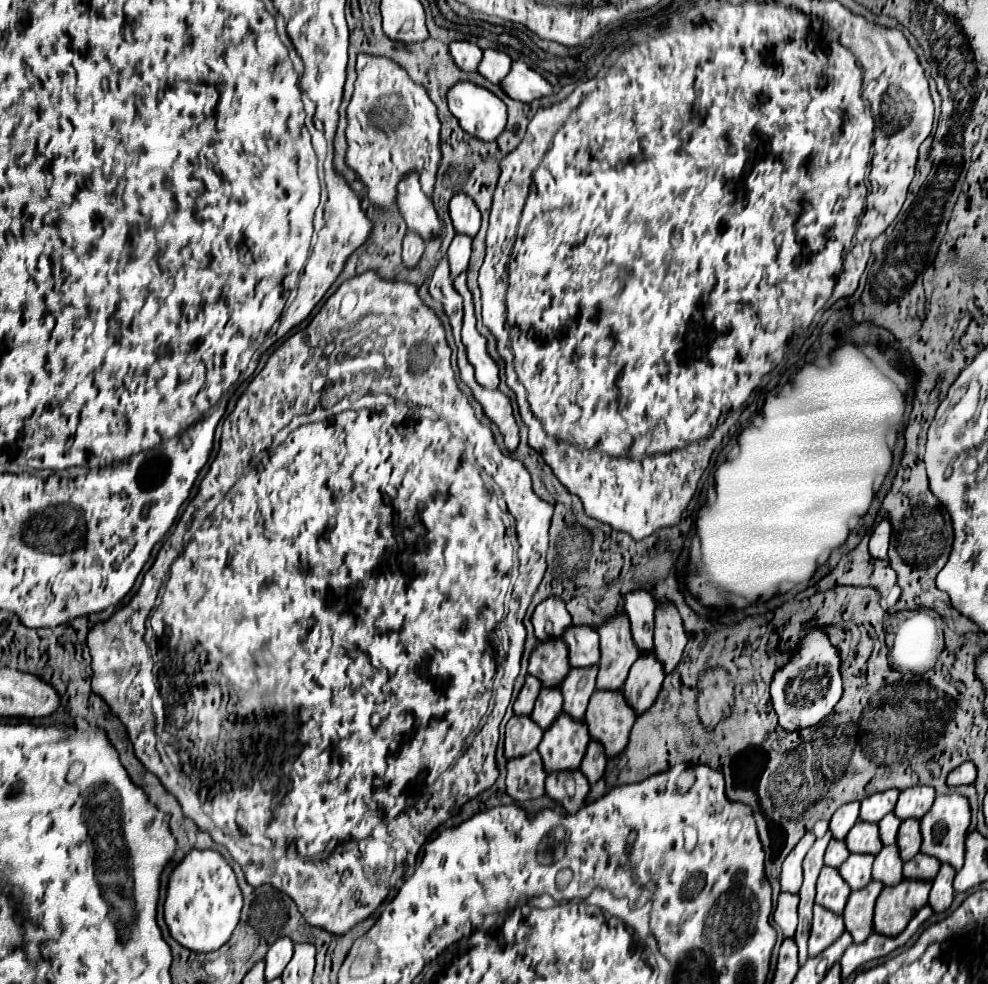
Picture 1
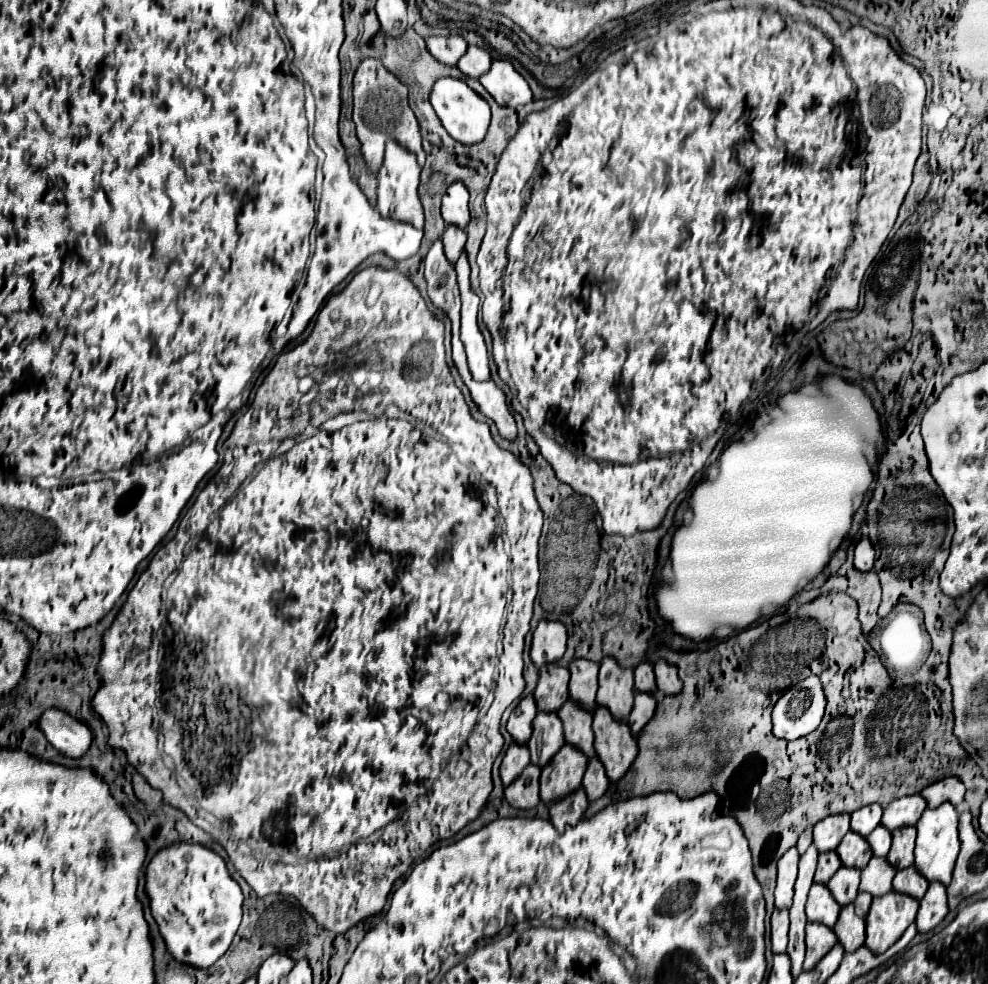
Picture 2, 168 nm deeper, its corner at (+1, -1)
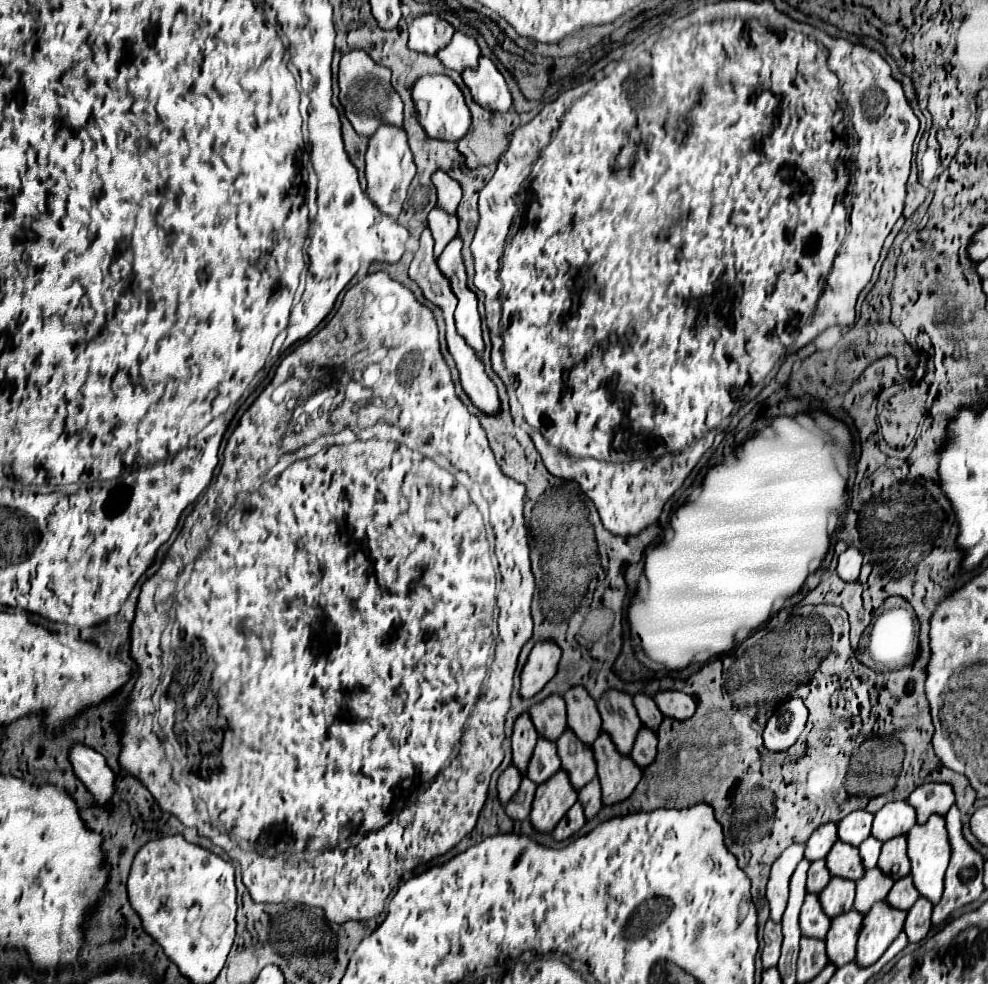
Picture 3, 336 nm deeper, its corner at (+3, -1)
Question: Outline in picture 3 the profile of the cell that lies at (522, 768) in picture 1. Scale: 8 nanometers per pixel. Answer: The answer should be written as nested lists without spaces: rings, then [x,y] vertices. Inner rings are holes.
[[[522,777],[520,789],[514,793],[514,797],[506,803],[506,813],[508,817],[512,817],[514,821],[524,821],[530,811],[532,811],[532,799],[534,799],[534,791],[536,791],[536,783],[530,781],[528,777]]]

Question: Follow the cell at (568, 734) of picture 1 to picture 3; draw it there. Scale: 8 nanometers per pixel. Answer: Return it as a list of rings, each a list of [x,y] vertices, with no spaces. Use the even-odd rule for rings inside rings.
[[[560,769],[558,773],[554,773],[554,777],[538,785],[530,821],[538,831],[550,833],[576,801],[576,789],[572,789],[568,773]]]

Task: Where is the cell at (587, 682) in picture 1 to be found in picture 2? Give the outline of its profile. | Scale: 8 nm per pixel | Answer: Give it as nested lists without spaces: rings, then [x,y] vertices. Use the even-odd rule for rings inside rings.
[[[568,699],[558,711],[560,721],[564,723],[564,741],[566,745],[576,747],[588,759],[594,757],[594,733],[592,733],[592,713]]]

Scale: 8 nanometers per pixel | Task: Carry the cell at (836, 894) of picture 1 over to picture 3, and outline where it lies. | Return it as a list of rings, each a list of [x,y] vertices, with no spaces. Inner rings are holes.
[[[816,893],[806,895],[806,901],[800,913],[800,929],[802,929],[802,935],[816,937],[816,939],[824,939],[830,929],[830,917],[824,913]]]

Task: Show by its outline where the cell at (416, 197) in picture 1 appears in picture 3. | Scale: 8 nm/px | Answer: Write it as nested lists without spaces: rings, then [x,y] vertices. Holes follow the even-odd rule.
[[[382,125],[370,139],[366,151],[366,179],[368,179],[368,197],[370,201],[386,215],[396,219],[402,213],[402,205],[408,195],[408,187],[416,175],[416,165],[412,151],[408,147],[408,137],[402,129],[392,125]]]

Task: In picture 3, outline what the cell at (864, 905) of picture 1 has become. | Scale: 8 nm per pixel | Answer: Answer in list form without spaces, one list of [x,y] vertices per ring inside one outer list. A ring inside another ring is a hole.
[[[856,909],[832,919],[832,927],[826,935],[826,951],[836,967],[854,961],[860,927],[862,927],[862,915]]]

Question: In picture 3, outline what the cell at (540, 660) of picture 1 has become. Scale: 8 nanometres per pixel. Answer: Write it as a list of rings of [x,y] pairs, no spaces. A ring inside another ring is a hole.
[[[548,695],[542,701],[534,703],[530,707],[530,717],[536,725],[538,735],[550,737],[556,741],[560,733],[566,729],[566,705],[560,695]]]

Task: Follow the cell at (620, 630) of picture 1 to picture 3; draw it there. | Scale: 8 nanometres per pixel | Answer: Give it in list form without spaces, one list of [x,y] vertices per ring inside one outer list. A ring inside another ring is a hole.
[[[608,689],[598,699],[598,709],[602,715],[602,729],[610,733],[616,749],[620,753],[630,753],[636,729],[640,729],[640,719],[632,703],[632,695],[618,689]]]

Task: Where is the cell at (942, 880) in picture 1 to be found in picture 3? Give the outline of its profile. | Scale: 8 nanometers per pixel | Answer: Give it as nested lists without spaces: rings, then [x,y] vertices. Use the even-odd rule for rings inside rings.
[[[920,897],[914,903],[914,907],[908,911],[908,917],[906,917],[906,923],[904,923],[904,933],[908,935],[908,939],[912,943],[918,943],[928,935],[928,931],[932,927],[932,921],[930,921],[932,909],[934,909],[934,905],[928,899]]]

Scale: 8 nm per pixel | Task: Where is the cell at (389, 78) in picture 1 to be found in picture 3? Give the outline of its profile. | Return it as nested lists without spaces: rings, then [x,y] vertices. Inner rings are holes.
[[[350,51],[340,61],[338,83],[340,83],[340,103],[346,109],[346,117],[350,119],[352,127],[362,137],[372,137],[380,125],[394,125],[402,127],[402,99],[390,83],[390,69],[378,65],[368,53],[364,51]]]

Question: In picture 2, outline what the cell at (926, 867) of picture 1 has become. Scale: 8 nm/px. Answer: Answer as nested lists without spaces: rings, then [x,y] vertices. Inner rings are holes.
[[[906,867],[896,873],[894,877],[894,891],[910,895],[914,899],[922,899],[928,889],[928,881],[916,871],[916,867]]]

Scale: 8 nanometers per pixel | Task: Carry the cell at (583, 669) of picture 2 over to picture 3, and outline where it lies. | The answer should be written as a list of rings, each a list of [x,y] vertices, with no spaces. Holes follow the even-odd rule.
[[[582,685],[570,687],[564,693],[564,701],[568,709],[568,727],[576,733],[576,737],[580,737],[580,741],[592,745],[592,741],[602,729],[602,719],[596,701]]]

